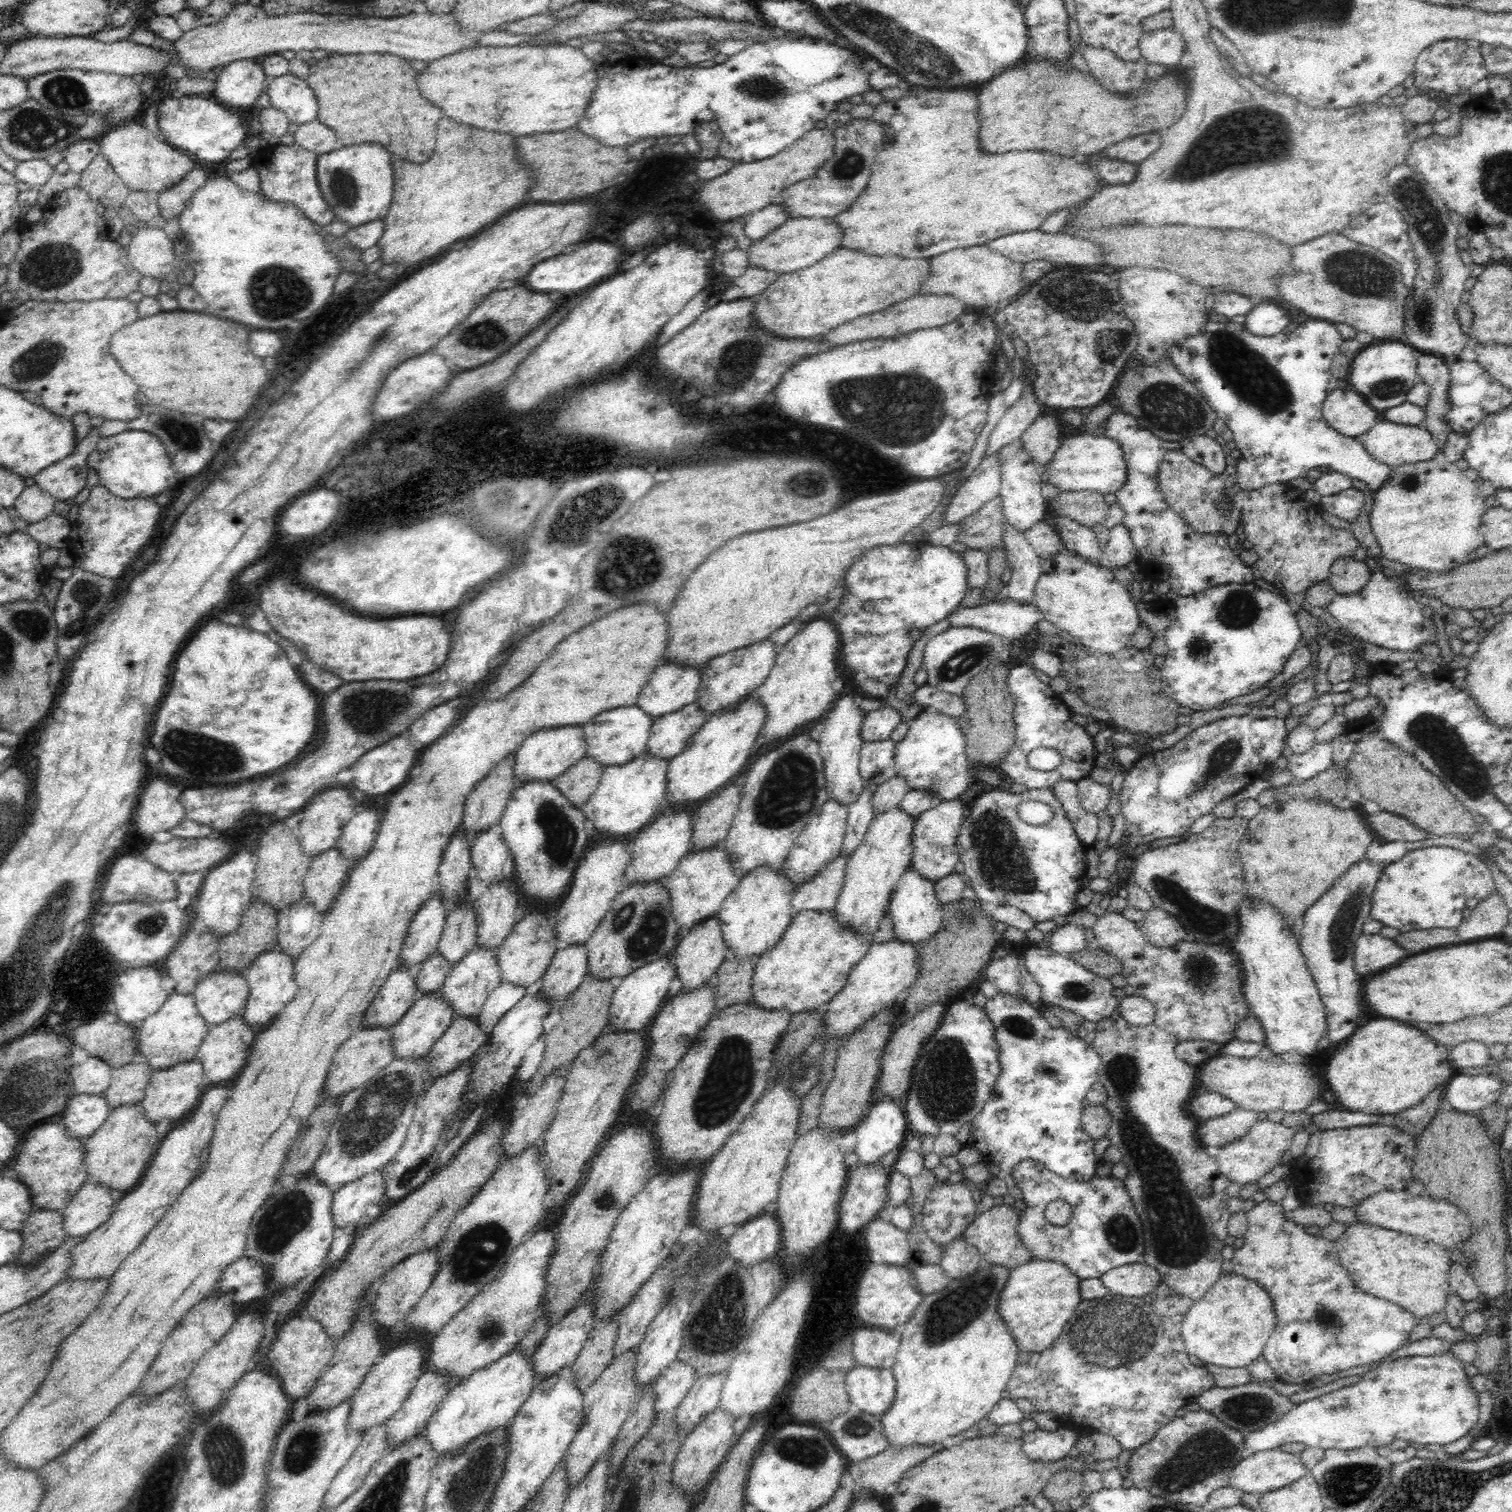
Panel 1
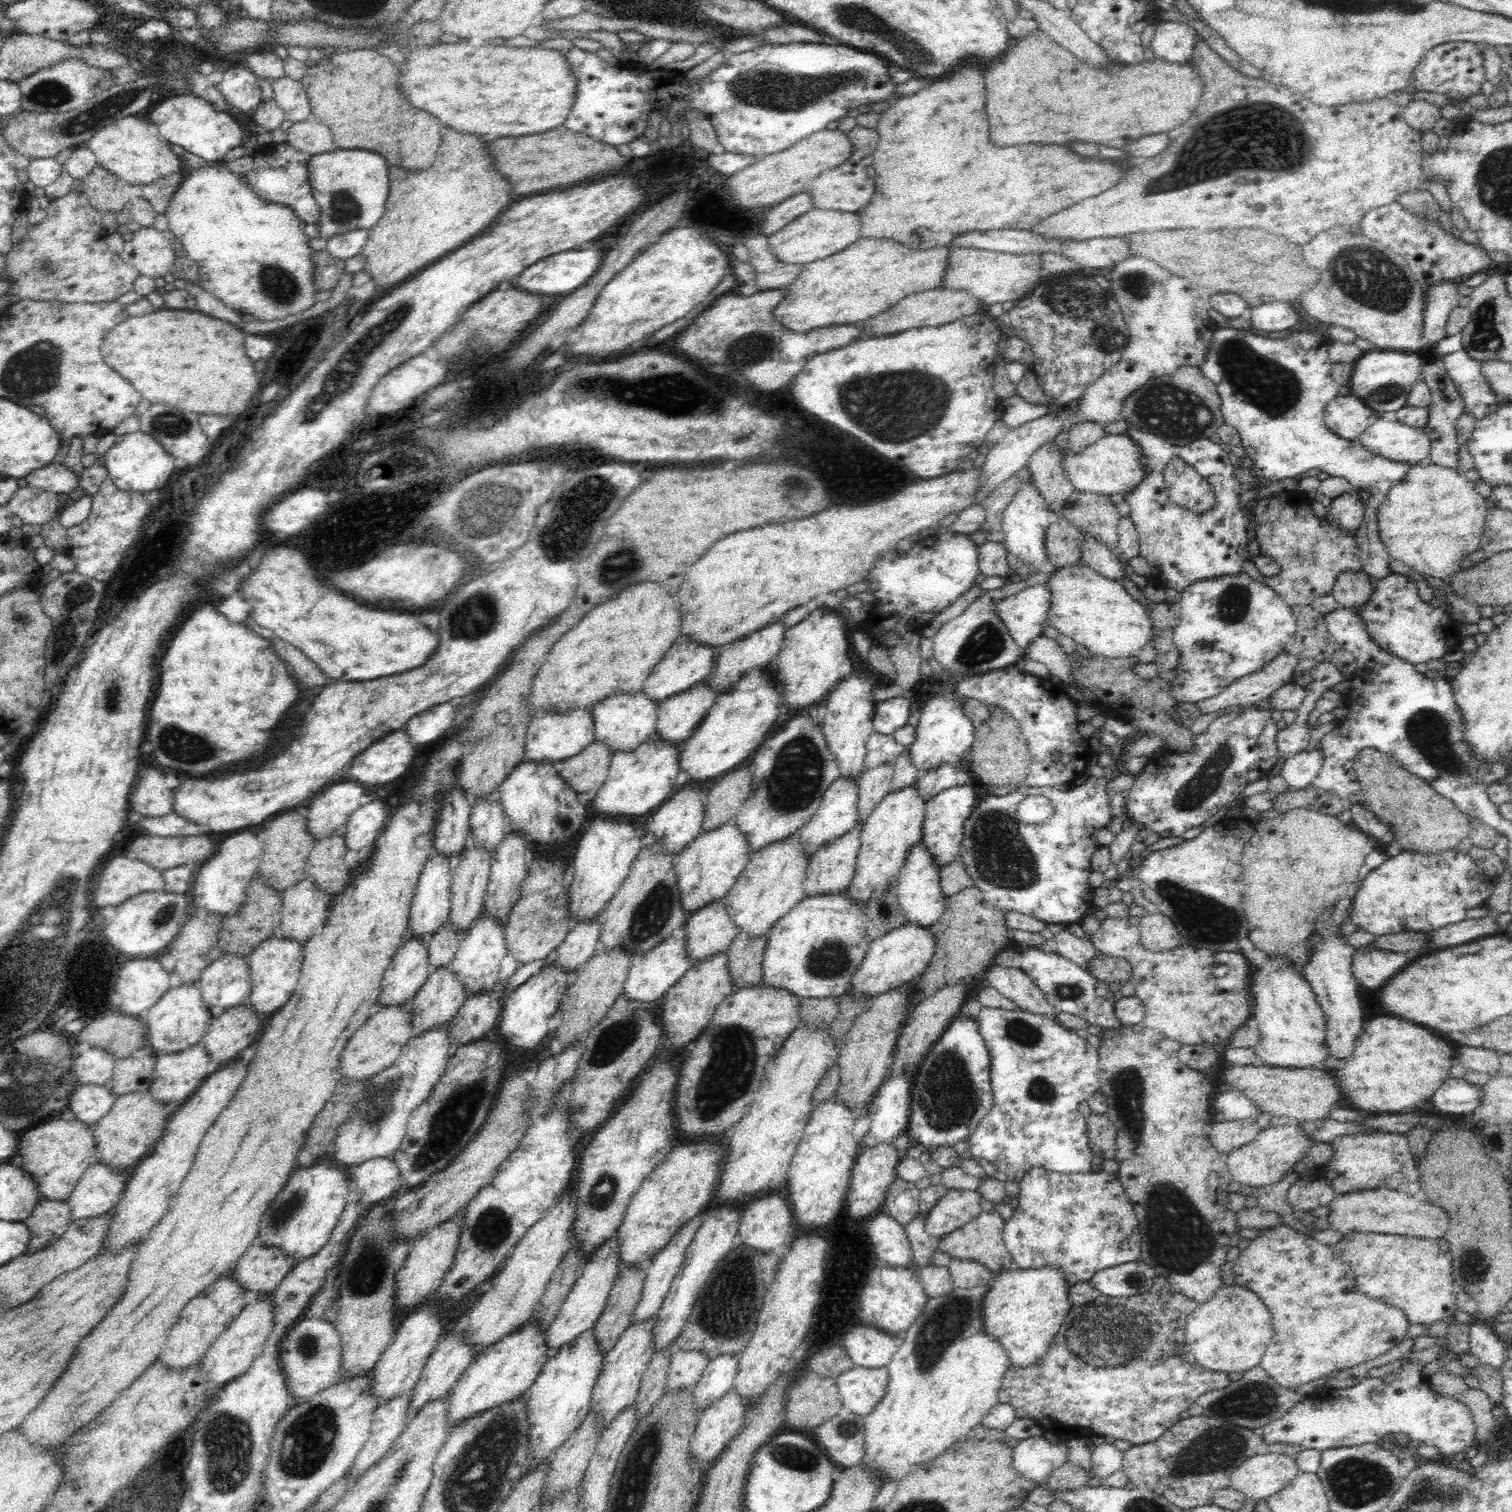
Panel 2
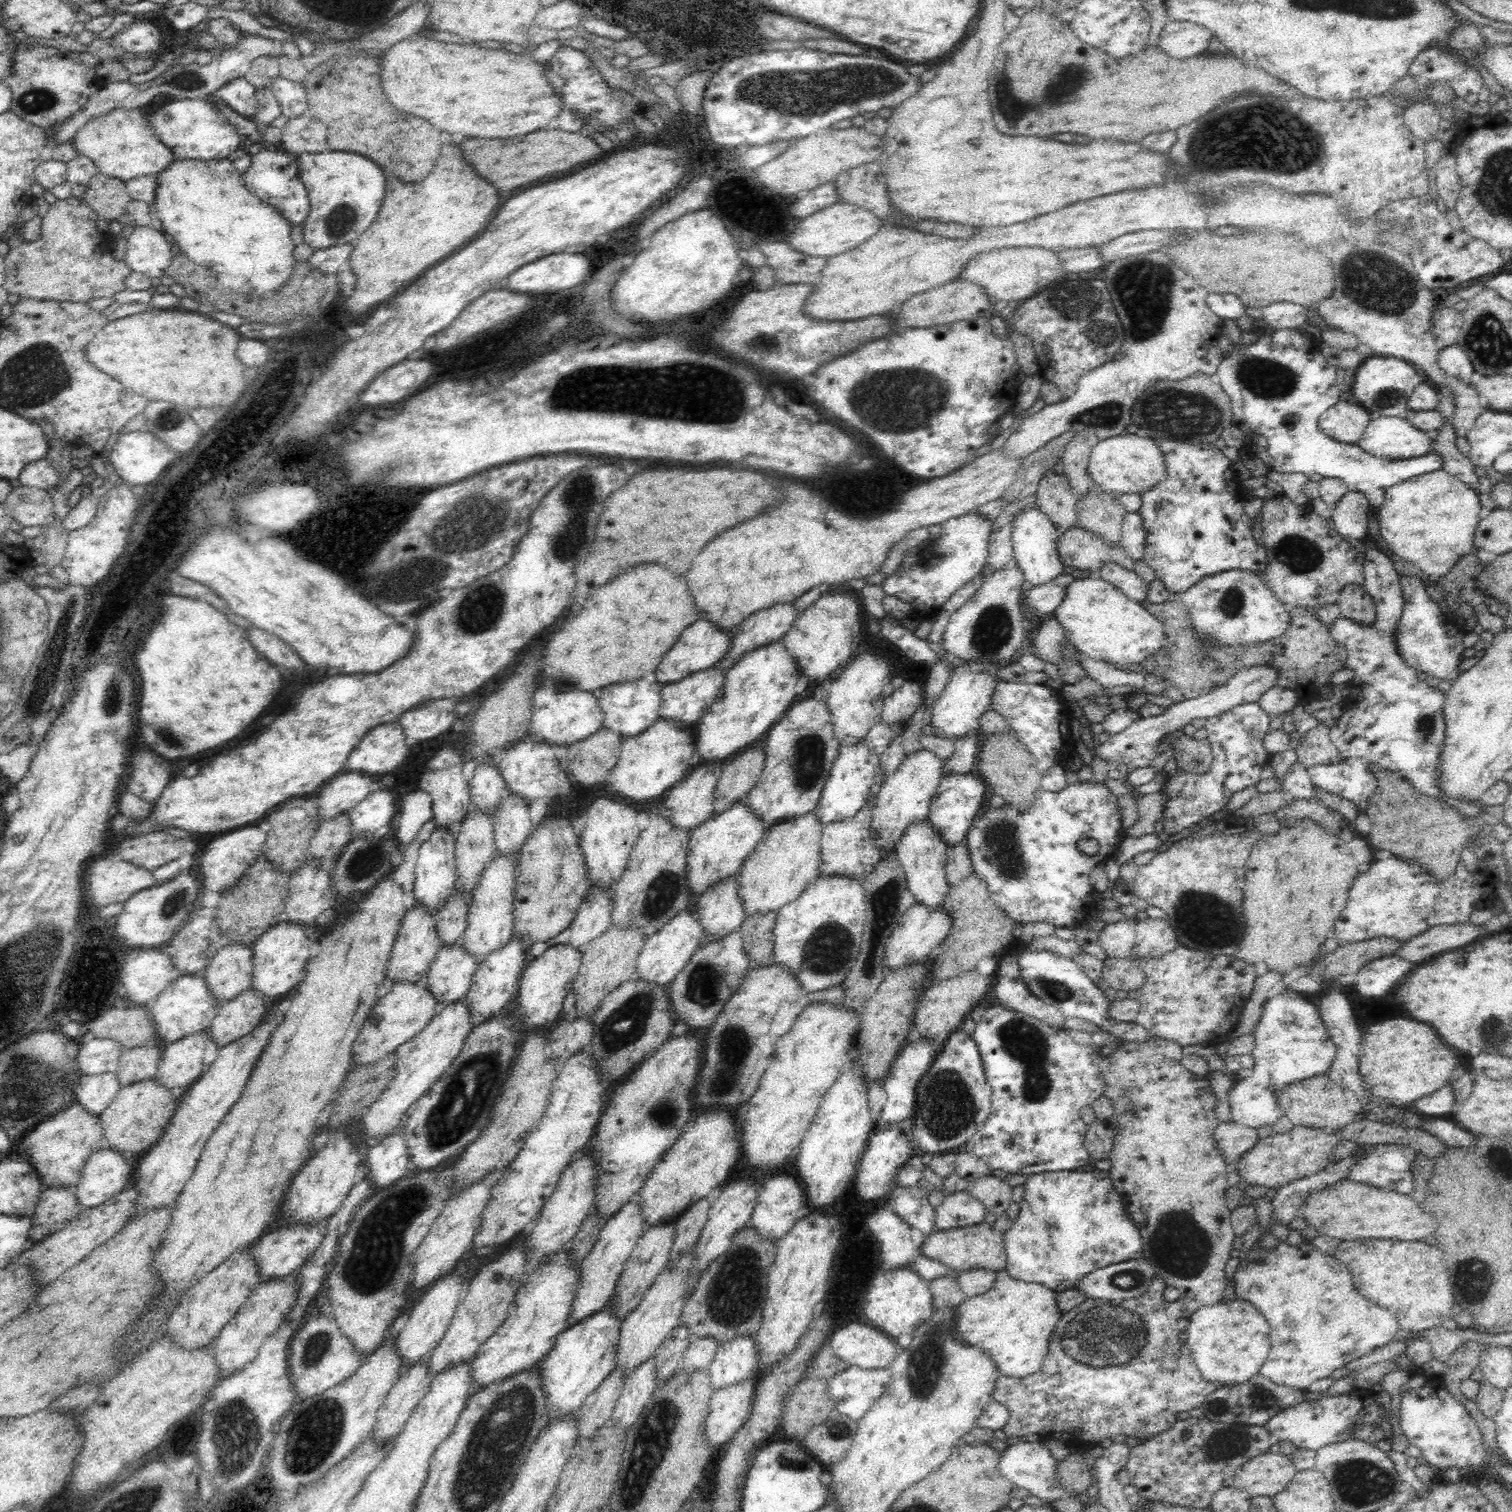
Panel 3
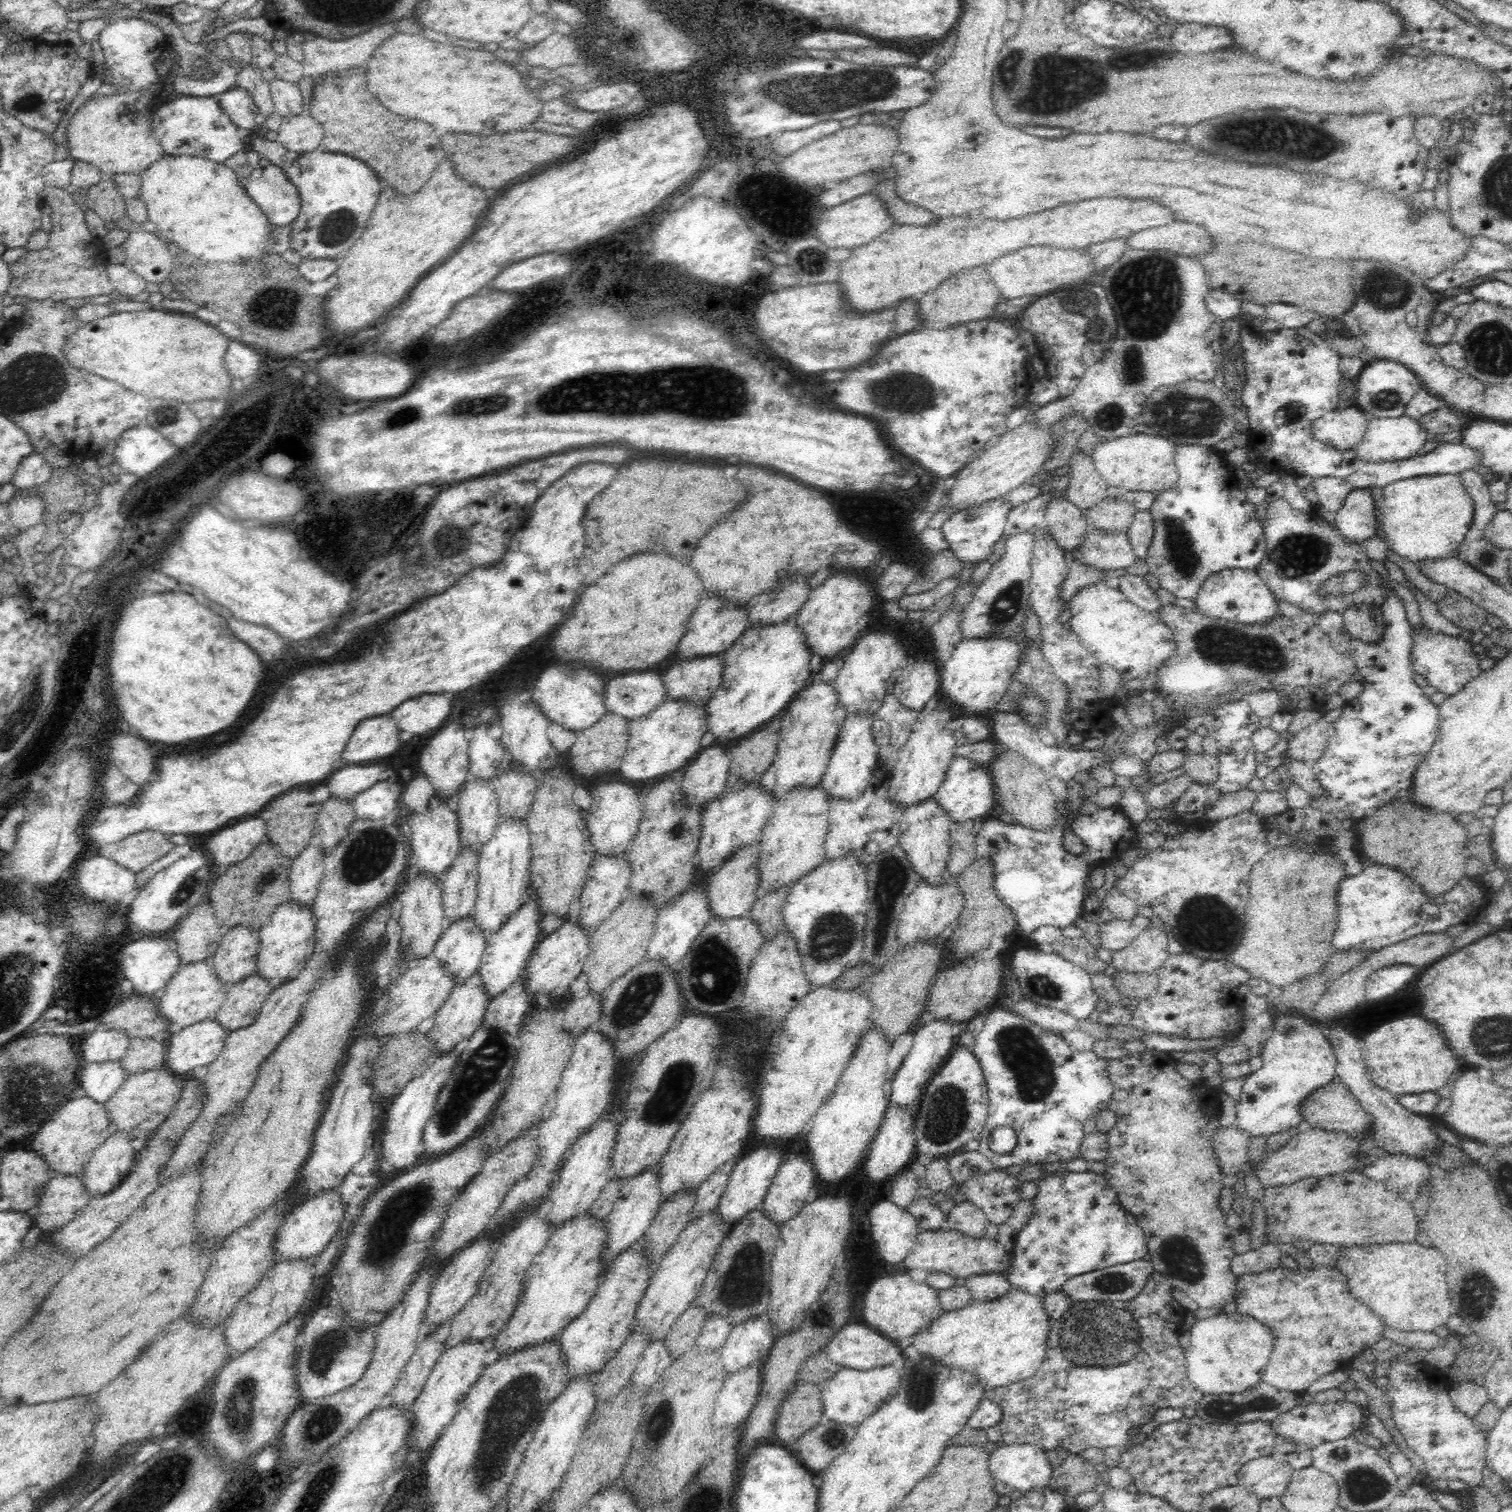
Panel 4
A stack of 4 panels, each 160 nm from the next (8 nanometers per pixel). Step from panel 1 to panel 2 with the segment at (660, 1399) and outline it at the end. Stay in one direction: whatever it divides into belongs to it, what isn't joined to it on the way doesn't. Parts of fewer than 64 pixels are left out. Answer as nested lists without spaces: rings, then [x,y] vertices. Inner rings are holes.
[[[677,1350],[668,1366],[666,1391],[675,1393],[694,1385],[702,1376],[704,1368],[711,1360],[698,1350]]]

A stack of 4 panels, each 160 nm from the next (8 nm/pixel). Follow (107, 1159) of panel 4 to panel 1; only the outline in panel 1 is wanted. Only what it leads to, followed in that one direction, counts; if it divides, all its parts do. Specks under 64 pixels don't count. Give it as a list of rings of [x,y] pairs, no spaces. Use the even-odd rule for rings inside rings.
[[[88,1180],[72,1197],[62,1212],[68,1237],[85,1237],[110,1218],[120,1195],[110,1192],[102,1183]]]

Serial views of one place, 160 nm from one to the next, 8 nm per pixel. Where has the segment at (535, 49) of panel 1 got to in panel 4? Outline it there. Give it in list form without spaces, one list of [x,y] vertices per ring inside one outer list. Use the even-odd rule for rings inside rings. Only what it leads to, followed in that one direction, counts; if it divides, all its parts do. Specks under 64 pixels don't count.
[[[394,34],[392,38],[384,40],[378,50],[374,50],[372,58],[368,60],[368,90],[372,90],[372,94],[376,94],[376,98],[388,106],[388,110],[392,110],[394,114],[400,114],[400,116],[408,116],[408,118],[414,118],[414,120],[422,120],[422,122],[428,122],[428,124],[434,124],[434,126],[442,126],[442,130],[446,132],[470,132],[470,134],[496,134],[496,132],[508,132],[508,126],[510,130],[516,130],[516,128],[524,128],[528,124],[532,124],[538,116],[540,116],[540,110],[542,110],[542,102],[540,100],[534,100],[534,92],[538,90],[530,90],[522,84],[522,76],[518,70],[514,70],[512,66],[500,62],[496,56],[490,51],[483,51],[481,48],[476,50],[464,50],[464,48],[454,48],[452,52],[452,46],[446,46],[439,42],[432,42],[432,40],[426,38],[420,38],[420,36],[414,36],[414,34]]]

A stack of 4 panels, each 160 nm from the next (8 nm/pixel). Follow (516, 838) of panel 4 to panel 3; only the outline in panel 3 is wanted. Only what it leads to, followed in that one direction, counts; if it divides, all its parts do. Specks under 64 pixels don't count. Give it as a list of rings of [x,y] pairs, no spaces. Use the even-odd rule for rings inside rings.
[[[496,856],[490,860],[488,868],[480,875],[475,889],[471,892],[467,928],[459,942],[468,953],[474,955],[478,964],[495,950],[501,949],[511,940],[514,927],[514,898],[518,865],[511,856]]]

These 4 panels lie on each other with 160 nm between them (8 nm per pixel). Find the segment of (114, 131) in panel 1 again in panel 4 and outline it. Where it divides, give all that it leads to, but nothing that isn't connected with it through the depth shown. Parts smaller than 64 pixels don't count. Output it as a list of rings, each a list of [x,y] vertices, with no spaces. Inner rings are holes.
[[[150,90],[98,95],[75,110],[66,131],[68,158],[89,162],[104,174],[141,175],[165,154],[162,145],[151,134]]]

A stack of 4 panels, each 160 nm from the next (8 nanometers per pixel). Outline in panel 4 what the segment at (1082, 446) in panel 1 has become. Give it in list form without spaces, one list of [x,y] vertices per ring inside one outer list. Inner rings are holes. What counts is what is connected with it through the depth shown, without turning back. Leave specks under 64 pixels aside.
[[[1146,433],[1114,439],[1102,440],[1095,447],[1093,464],[1109,486],[1117,486],[1124,491],[1161,492],[1170,490],[1178,482],[1178,472],[1174,456],[1176,443],[1168,438]]]

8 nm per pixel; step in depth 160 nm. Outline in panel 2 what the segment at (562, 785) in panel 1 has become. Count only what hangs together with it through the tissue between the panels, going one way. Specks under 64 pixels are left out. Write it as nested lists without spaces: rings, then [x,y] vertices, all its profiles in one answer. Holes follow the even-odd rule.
[[[594,739],[581,753],[559,762],[559,773],[577,794],[593,790],[598,793],[614,755],[606,743]]]

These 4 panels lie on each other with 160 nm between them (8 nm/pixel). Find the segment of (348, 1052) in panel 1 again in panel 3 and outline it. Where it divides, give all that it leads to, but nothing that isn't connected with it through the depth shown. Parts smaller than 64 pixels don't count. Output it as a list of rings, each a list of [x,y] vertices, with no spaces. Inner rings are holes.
[[[425,981],[393,983],[390,992],[378,999],[352,1046],[354,1066],[367,1065],[387,1056],[414,1038],[440,1011],[436,997],[428,991]]]

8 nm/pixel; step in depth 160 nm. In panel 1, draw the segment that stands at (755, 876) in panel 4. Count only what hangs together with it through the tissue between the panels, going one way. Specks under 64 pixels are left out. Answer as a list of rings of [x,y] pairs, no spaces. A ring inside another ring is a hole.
[[[716,916],[703,920],[701,924],[696,924],[688,933],[681,935],[681,940],[674,950],[677,972],[676,987],[694,990],[704,986],[723,963],[727,950],[721,923]]]

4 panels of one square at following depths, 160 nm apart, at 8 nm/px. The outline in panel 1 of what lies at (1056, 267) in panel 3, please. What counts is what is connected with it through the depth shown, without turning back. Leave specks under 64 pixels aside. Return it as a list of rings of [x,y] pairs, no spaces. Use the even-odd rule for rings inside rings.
[[[988,246],[960,248],[932,258],[932,270],[920,294],[950,294],[972,306],[997,306],[1003,300],[1015,299],[1022,293],[1024,265],[1014,262],[1003,254],[992,252]]]

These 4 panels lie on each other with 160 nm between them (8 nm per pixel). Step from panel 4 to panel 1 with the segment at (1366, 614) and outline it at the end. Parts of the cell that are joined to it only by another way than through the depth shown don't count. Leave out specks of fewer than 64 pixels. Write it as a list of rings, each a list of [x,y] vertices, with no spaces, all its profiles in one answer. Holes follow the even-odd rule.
[[[1338,558],[1330,568],[1328,581],[1337,594],[1358,594],[1368,584],[1372,572],[1365,561]]]

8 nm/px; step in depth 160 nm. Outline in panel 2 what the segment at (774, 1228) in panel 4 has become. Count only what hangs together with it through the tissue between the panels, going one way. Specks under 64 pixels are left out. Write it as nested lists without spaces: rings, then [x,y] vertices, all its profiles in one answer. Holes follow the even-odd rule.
[[[737,1242],[705,1283],[683,1331],[676,1338],[677,1349],[698,1350],[710,1360],[726,1353],[742,1354],[752,1339],[763,1299],[776,1276],[780,1252],[756,1251]]]

